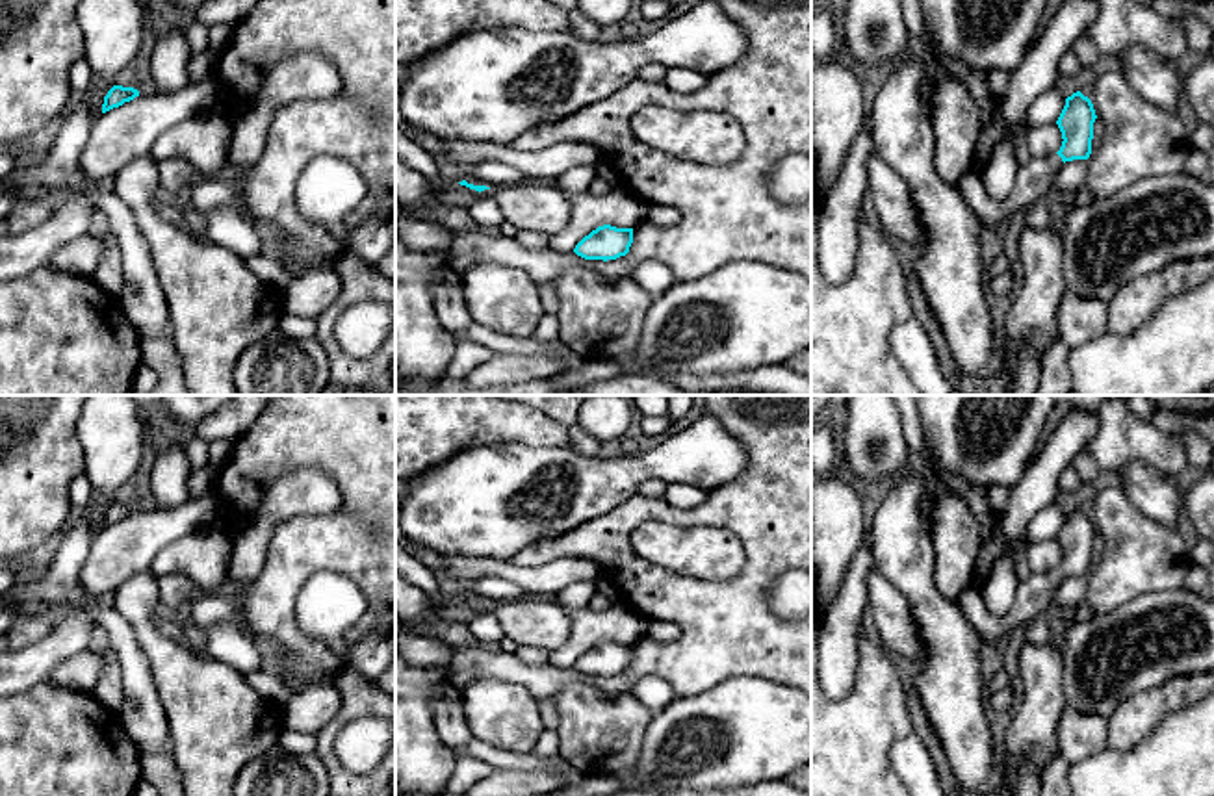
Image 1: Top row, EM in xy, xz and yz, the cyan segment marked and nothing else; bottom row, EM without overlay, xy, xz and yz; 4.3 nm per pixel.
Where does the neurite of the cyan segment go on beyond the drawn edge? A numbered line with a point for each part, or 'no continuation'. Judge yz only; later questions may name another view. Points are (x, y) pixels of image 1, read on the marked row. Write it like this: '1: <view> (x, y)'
1: yz (1036, 179)

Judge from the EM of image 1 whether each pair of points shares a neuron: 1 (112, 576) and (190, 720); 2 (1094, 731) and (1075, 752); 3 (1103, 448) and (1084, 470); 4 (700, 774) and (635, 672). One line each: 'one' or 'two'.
1: two
2: one
3: two
4: two

